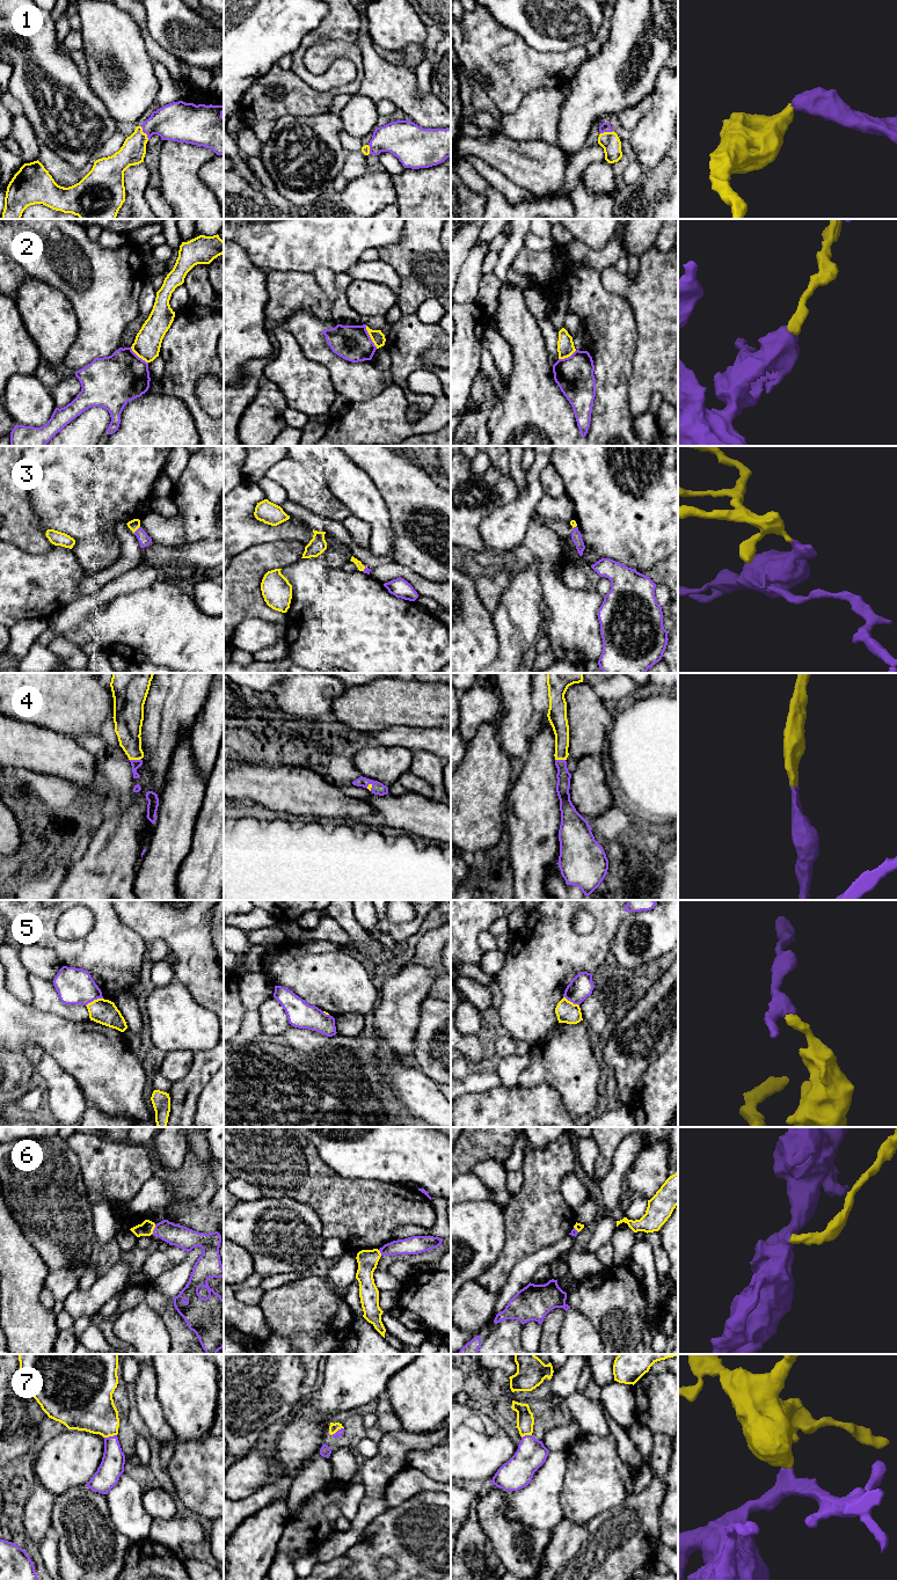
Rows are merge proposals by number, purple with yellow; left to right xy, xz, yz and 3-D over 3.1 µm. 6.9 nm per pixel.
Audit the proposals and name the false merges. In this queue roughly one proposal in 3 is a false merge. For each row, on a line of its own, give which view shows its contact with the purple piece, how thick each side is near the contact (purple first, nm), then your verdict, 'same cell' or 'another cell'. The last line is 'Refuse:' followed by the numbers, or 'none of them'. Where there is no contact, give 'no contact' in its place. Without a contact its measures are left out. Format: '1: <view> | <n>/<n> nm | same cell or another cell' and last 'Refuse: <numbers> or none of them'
1: xy | 280/170 nm | same cell
2: xz | 240/90 nm | another cell
3: xy | 80/80 nm | same cell
4: xy | 60/190 nm | same cell
5: xy | 260/170 nm | another cell
6: xy | 150/100 nm | another cell
7: xy | 160/320 nm | same cell
Refuse: 2, 5, 6

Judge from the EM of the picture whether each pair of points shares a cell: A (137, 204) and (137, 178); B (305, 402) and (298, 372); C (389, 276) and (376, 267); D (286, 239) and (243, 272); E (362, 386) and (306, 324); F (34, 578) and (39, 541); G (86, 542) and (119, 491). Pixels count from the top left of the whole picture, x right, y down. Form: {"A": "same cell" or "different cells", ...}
{"A": "same cell", "B": "same cell", "C": "same cell", "D": "different cells", "E": "same cell", "F": "different cells", "G": "same cell"}

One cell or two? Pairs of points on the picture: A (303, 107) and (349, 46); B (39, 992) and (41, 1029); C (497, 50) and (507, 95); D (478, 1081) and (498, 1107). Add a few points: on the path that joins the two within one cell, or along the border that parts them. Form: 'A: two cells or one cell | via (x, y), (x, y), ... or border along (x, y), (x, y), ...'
A: one cell | via (325, 99), (349, 89), (358, 80), (359, 68)
B: two cells | border along (33, 1003), (41, 1010), (51, 1011), (60, 1016)
C: one cell | via (507, 61), (507, 83)
D: two cells | border along (501, 1084), (488, 1090), (469, 1091), (462, 1095)

